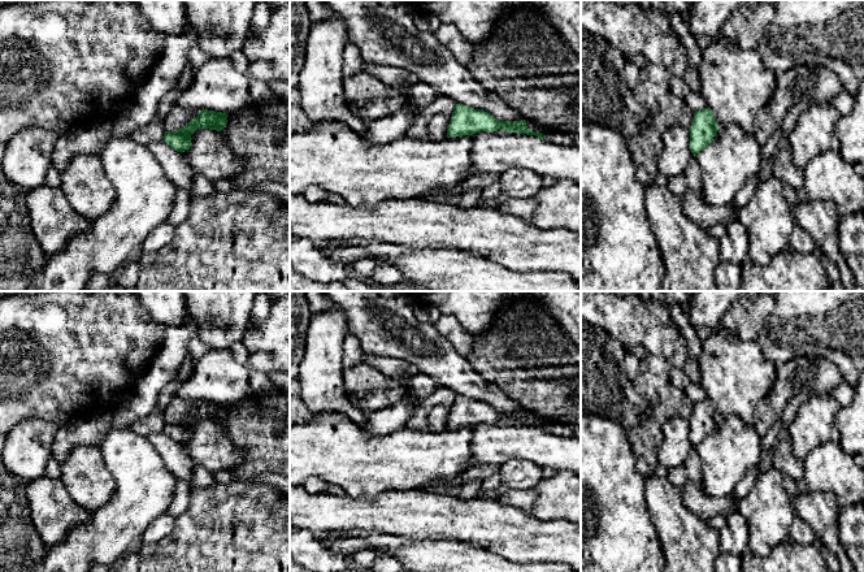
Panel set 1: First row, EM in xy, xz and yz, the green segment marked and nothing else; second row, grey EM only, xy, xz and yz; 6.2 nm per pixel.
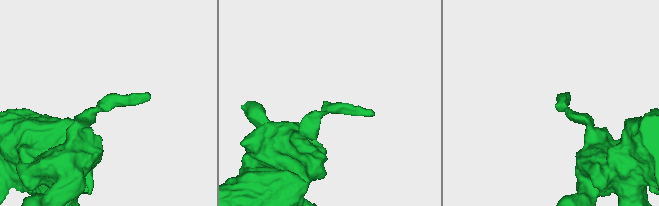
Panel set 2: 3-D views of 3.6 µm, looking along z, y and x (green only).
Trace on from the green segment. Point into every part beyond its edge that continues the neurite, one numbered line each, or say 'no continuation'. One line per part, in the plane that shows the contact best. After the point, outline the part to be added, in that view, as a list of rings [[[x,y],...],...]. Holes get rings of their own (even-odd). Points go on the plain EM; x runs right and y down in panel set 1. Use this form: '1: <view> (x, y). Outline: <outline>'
no continuation

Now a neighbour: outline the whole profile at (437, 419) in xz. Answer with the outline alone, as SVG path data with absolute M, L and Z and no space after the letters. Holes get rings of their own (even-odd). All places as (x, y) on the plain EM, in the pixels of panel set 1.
M443 404L435 406L427 415L427 426L433 433L439 433L447 426L451 407Z

